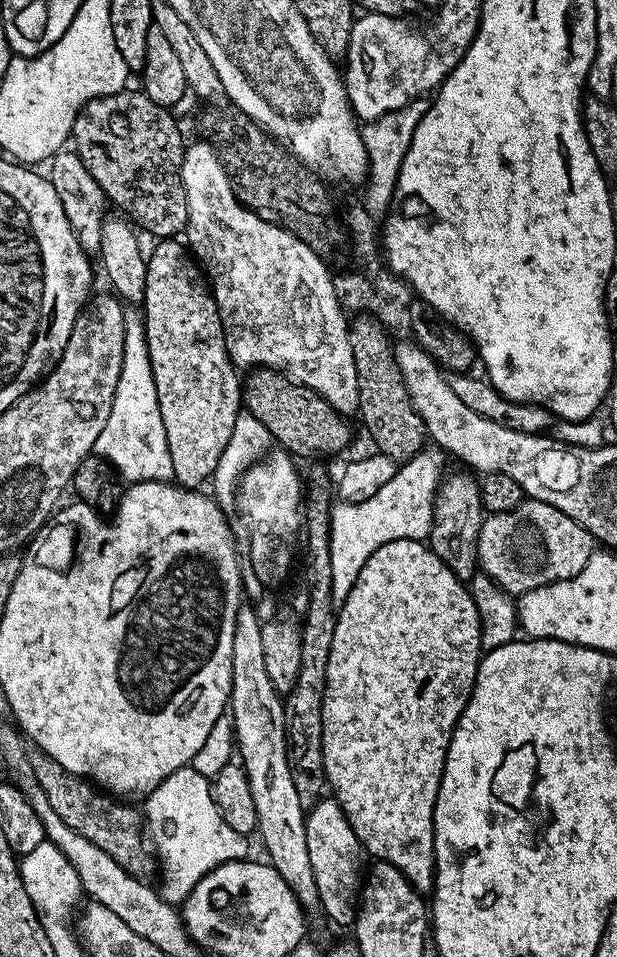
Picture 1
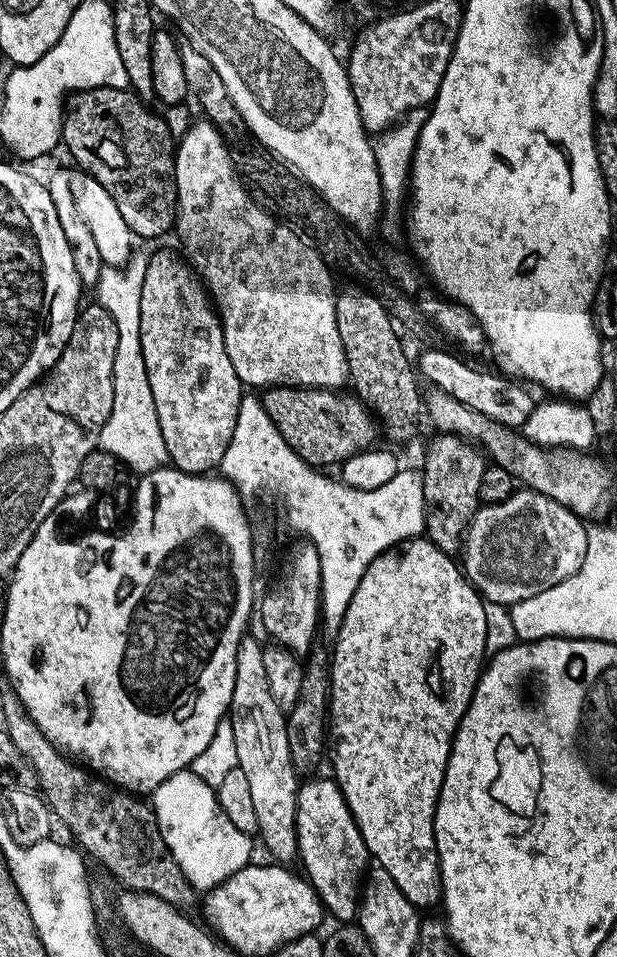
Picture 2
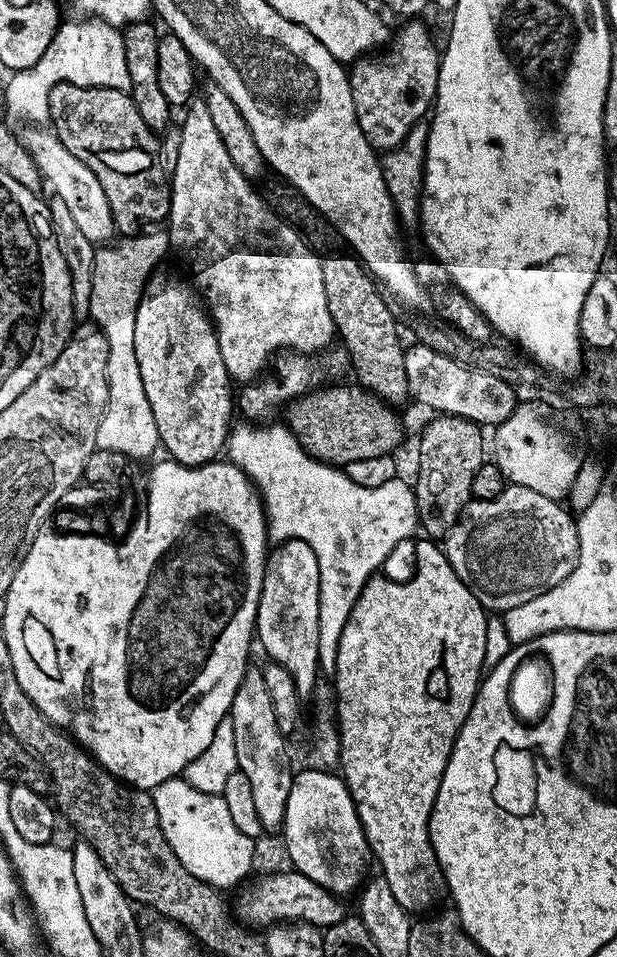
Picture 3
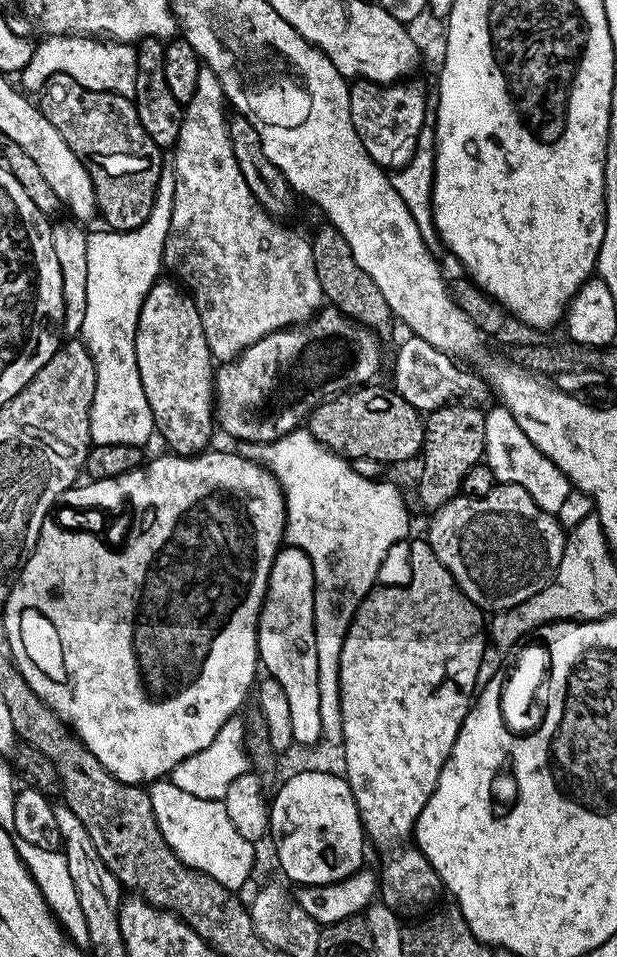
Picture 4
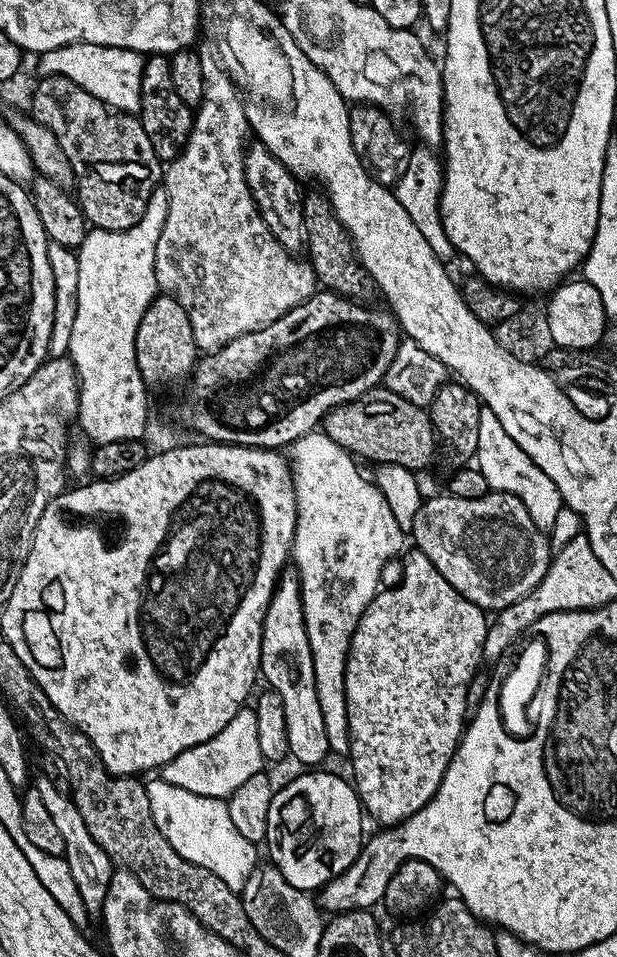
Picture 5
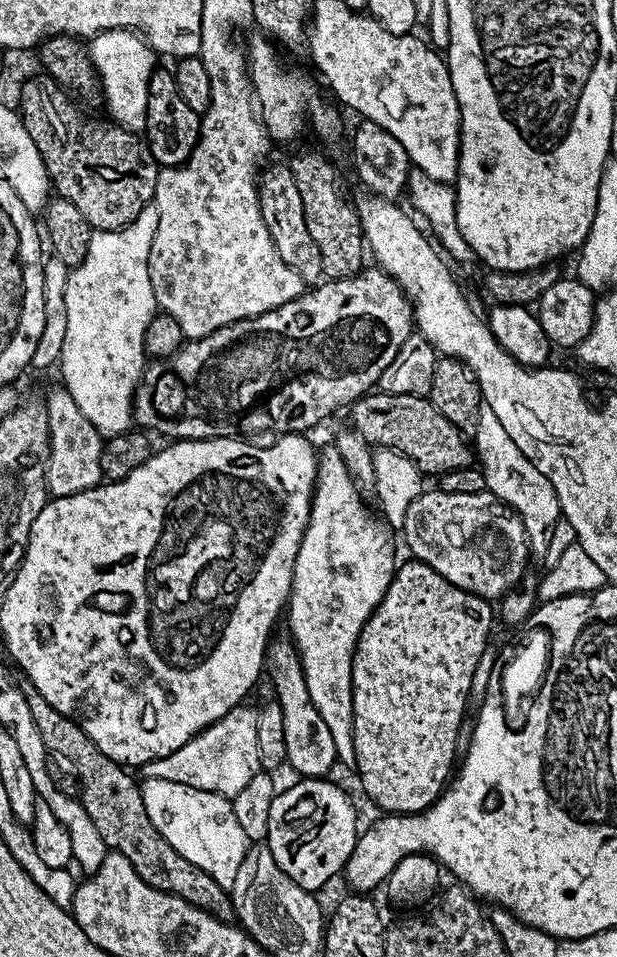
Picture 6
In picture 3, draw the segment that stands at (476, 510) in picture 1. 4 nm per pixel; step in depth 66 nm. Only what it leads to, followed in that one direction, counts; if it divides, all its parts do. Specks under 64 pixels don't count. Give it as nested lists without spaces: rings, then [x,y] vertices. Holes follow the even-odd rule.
[[[436,414],[420,436],[420,465],[416,468],[416,519],[423,535],[442,538],[454,526],[468,501],[472,499],[470,482],[478,474],[478,466],[486,463],[481,425],[461,416]]]

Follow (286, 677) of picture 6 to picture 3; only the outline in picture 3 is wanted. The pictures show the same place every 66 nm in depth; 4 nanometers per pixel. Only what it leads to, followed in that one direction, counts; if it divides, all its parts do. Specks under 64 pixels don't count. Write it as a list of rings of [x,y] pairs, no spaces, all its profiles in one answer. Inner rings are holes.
[[[285,540],[269,551],[264,561],[264,581],[258,598],[256,611],[255,639],[264,647],[267,659],[271,663],[282,666],[294,678],[294,686],[301,698],[313,695],[317,677],[321,675],[318,658],[318,598],[320,597],[320,579],[318,578],[318,558],[314,558],[314,550],[301,540]],[[301,769],[293,775],[286,799],[283,834],[284,848],[292,863],[289,865],[332,895],[347,896],[363,885],[372,855],[352,795],[337,773]]]

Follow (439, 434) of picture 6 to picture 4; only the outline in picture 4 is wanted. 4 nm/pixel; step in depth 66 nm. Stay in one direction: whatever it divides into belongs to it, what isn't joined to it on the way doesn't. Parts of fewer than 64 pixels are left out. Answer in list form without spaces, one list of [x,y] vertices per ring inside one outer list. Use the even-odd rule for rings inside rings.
[[[361,386],[350,392],[339,392],[337,396],[322,401],[312,409],[312,415],[306,421],[308,431],[323,448],[329,448],[349,462],[370,458],[391,466],[403,460],[415,461],[424,447],[425,417],[391,387],[372,387],[376,386]]]

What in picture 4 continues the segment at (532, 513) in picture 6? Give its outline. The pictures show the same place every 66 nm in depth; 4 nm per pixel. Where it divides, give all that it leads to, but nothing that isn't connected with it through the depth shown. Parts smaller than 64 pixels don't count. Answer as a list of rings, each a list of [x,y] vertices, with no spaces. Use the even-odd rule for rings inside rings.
[[[495,407],[485,413],[484,462],[490,466],[497,483],[522,486],[538,503],[540,509],[555,515],[572,491],[569,480],[526,438],[526,434],[522,432],[507,408]]]

